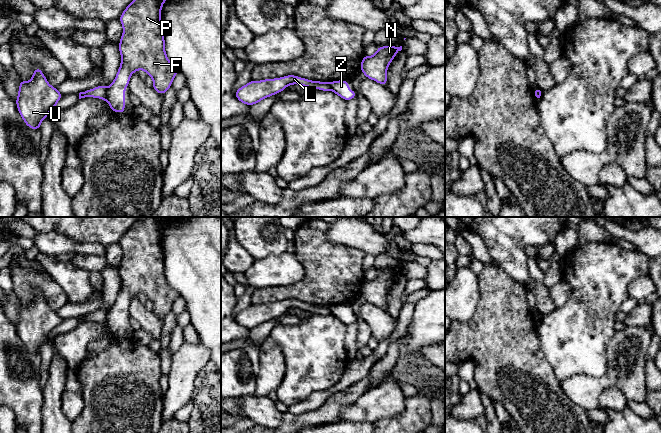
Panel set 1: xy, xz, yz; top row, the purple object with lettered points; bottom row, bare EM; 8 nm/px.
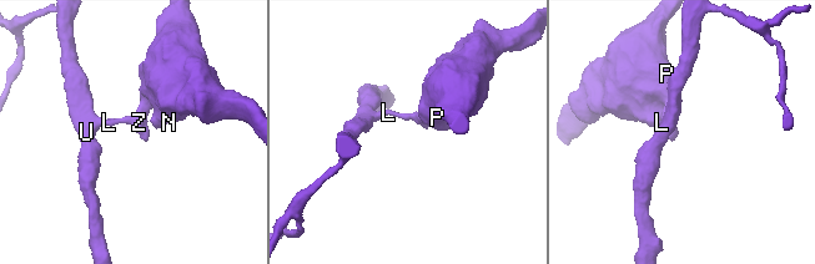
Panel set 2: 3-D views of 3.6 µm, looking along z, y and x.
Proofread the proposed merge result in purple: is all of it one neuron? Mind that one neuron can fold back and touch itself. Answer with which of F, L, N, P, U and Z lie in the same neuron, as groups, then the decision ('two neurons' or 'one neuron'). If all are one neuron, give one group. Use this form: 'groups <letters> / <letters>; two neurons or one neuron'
groups F N P Z / L U; two neurons

